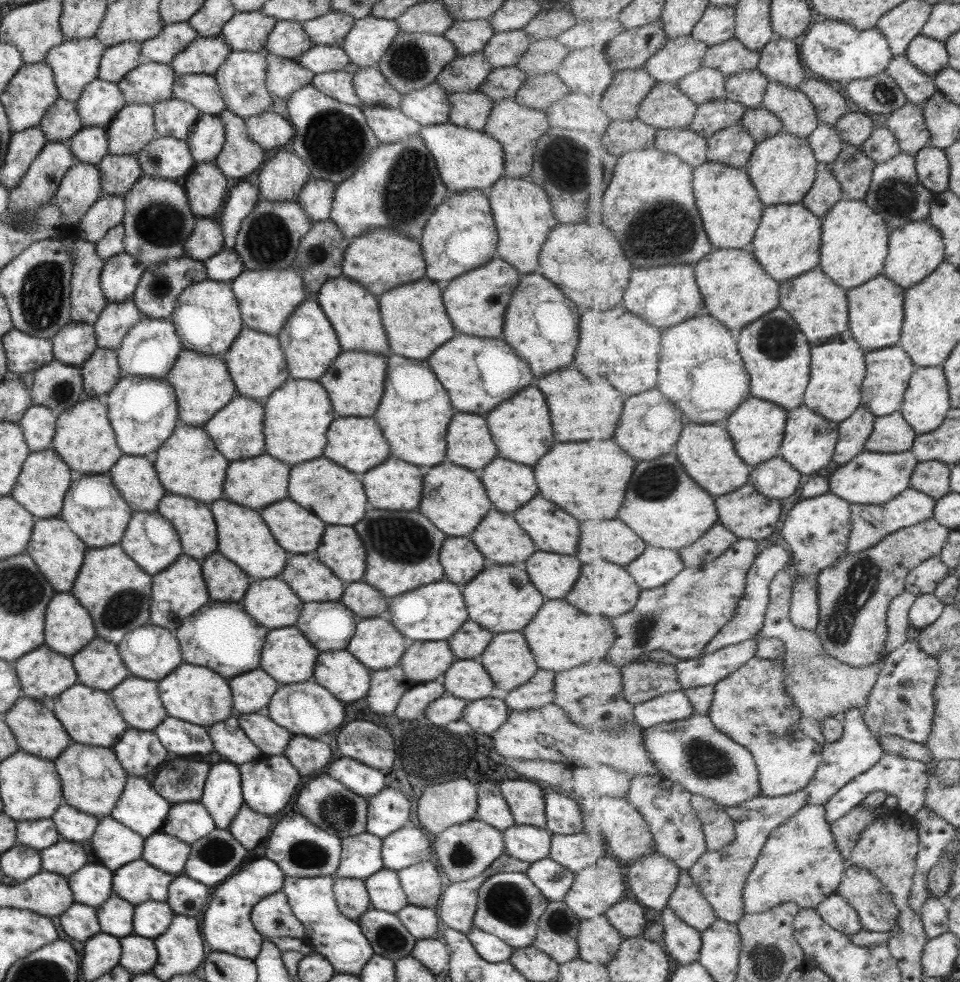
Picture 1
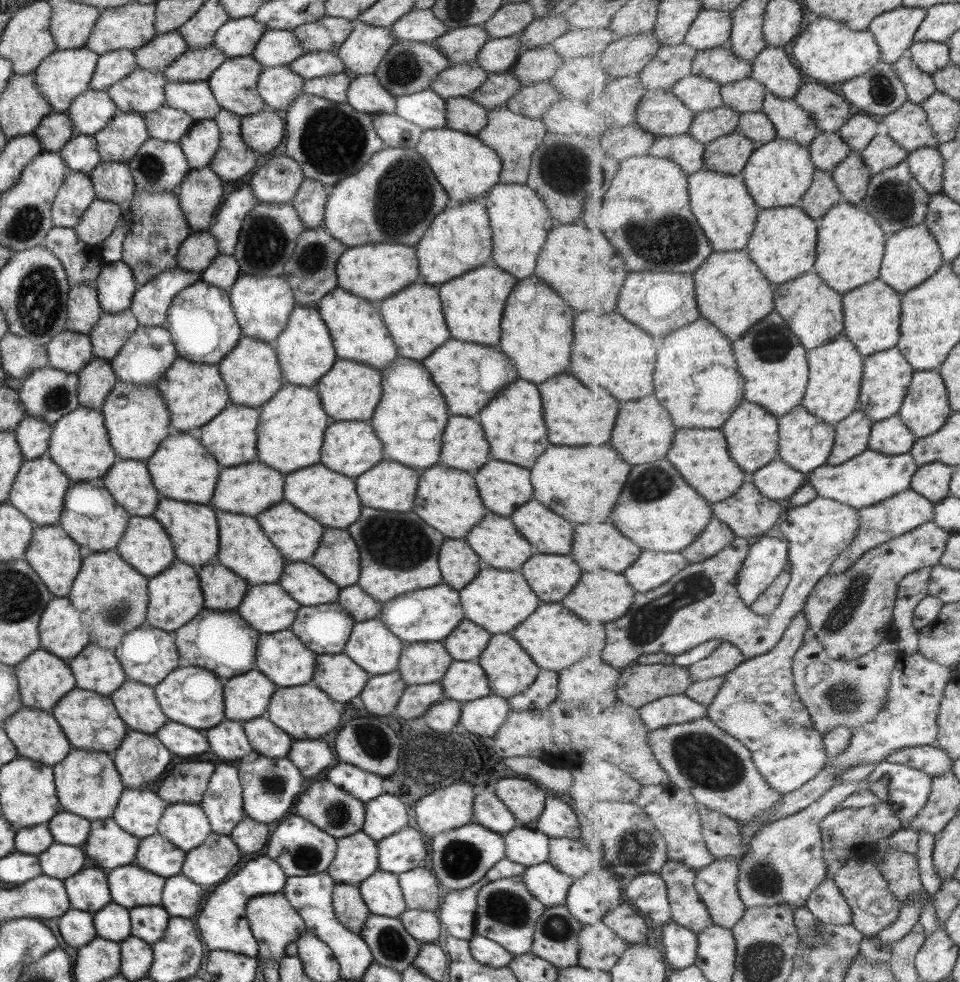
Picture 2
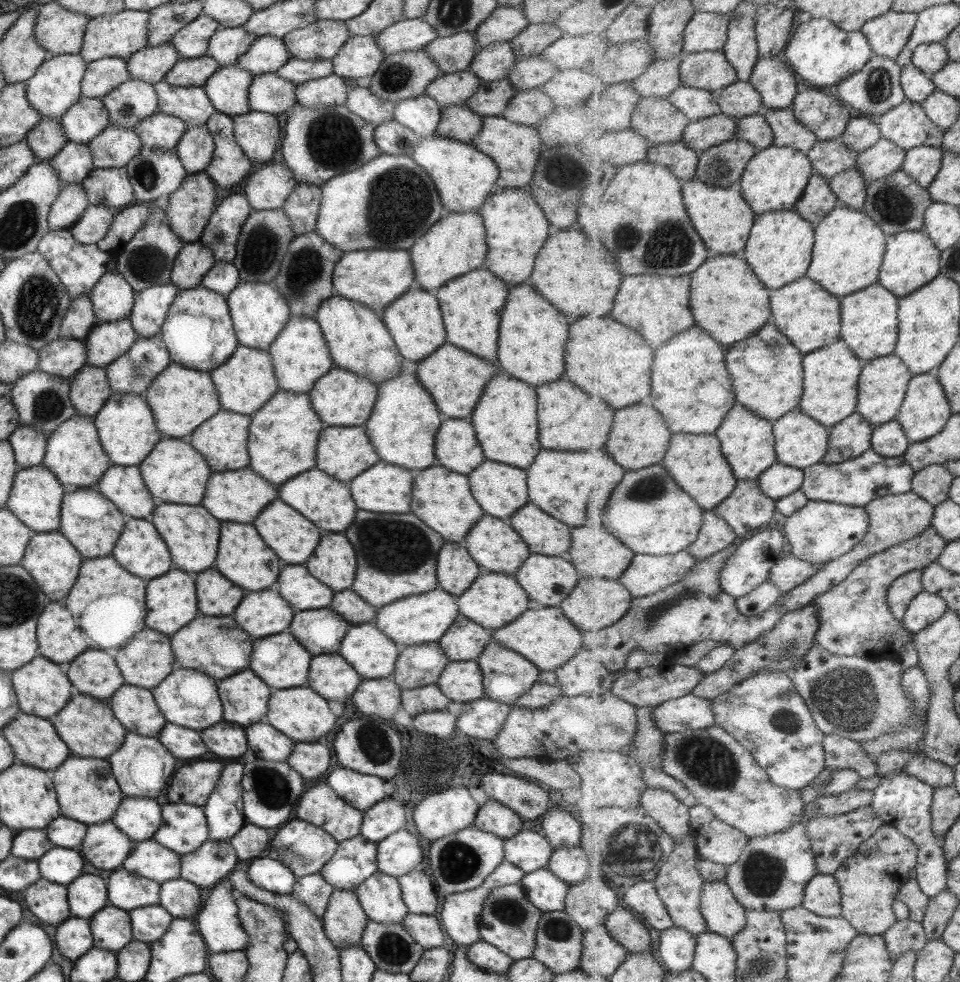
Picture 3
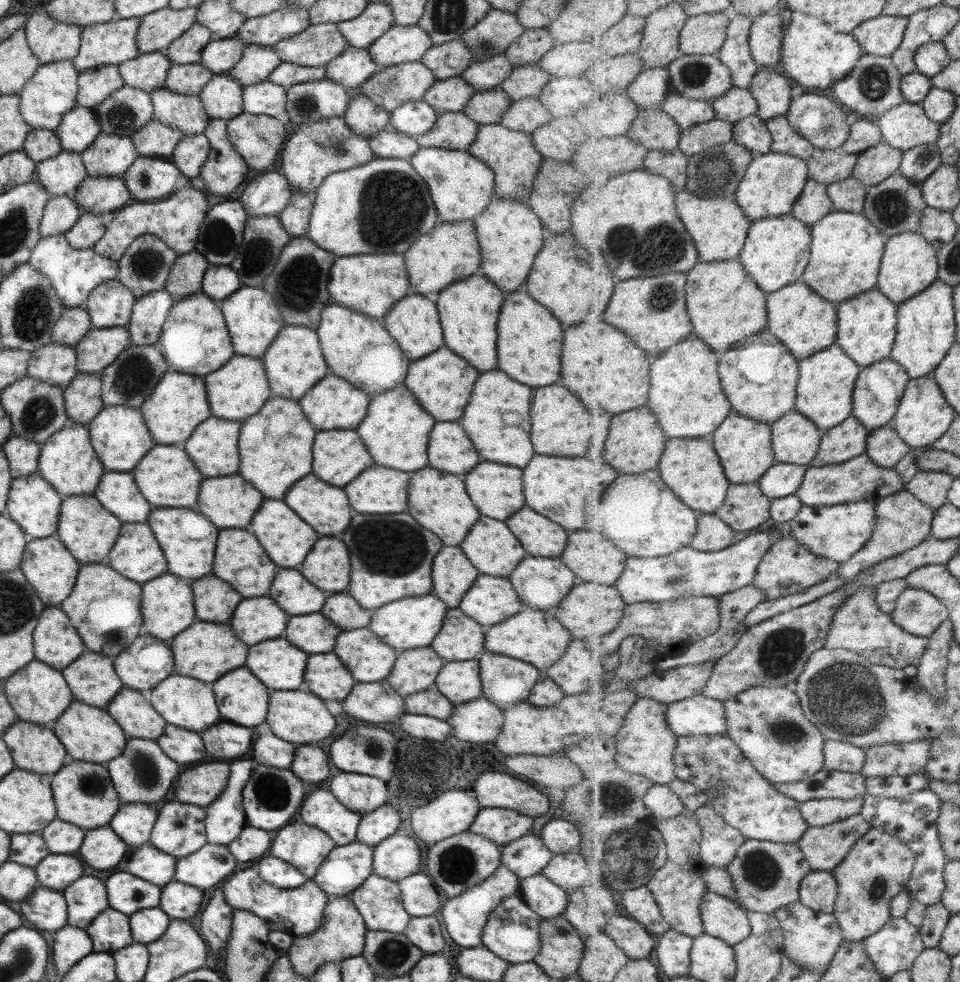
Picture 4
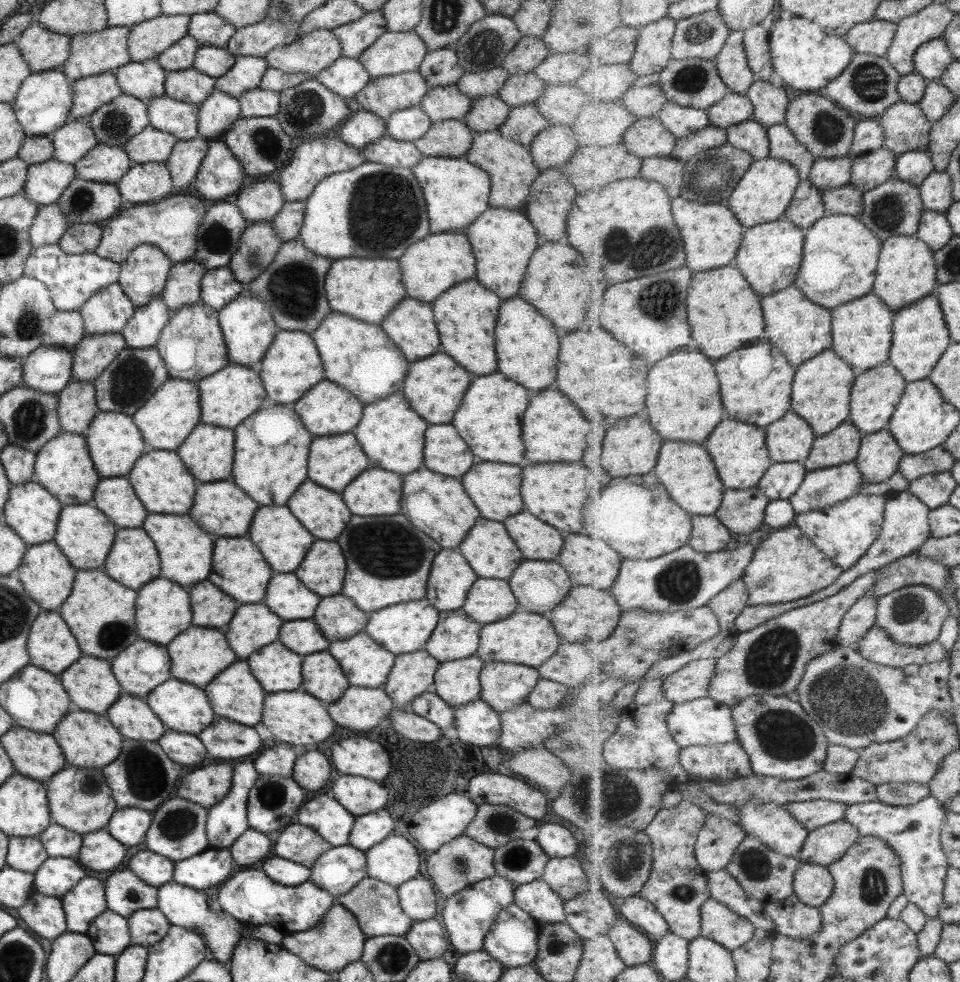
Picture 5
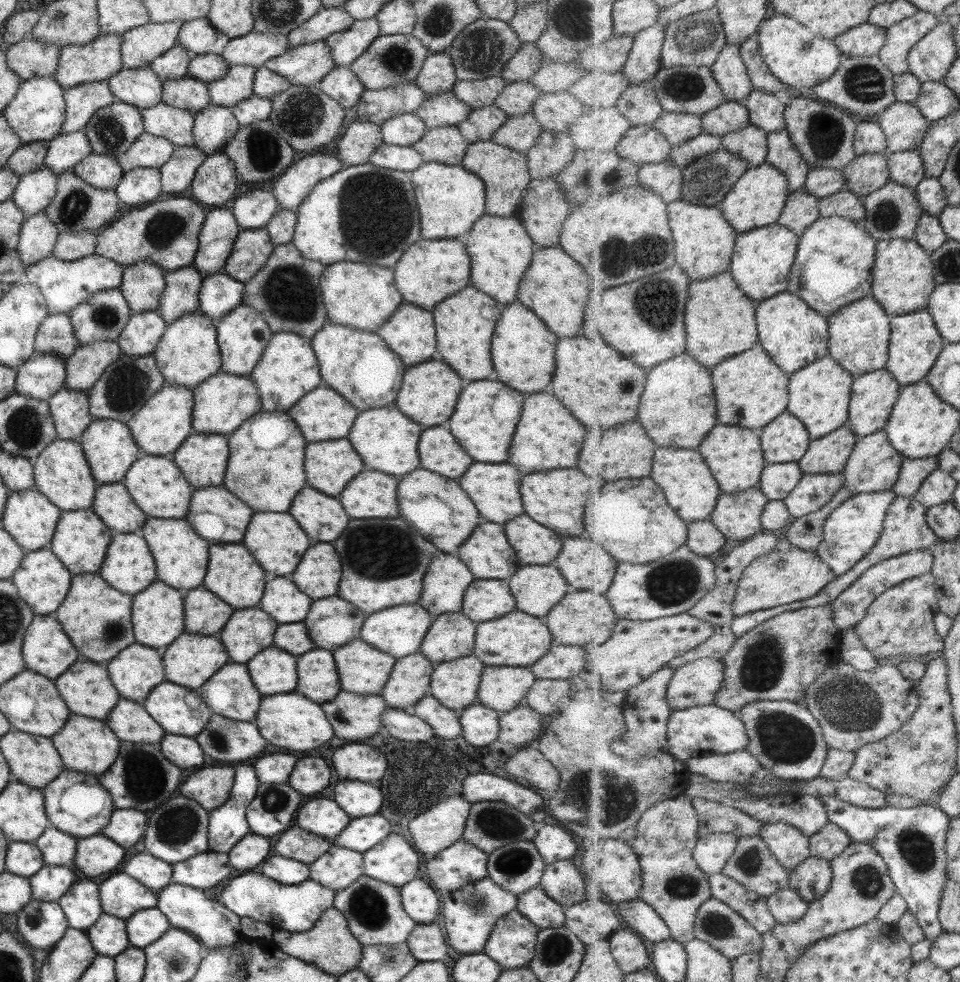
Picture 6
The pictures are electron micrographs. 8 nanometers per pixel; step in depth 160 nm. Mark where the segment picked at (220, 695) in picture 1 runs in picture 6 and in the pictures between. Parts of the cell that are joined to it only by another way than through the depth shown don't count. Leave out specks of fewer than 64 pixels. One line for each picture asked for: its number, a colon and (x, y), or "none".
2: (191, 696)
3: (188, 698)
4: (183, 702)
5: (181, 707)
6: (180, 711)

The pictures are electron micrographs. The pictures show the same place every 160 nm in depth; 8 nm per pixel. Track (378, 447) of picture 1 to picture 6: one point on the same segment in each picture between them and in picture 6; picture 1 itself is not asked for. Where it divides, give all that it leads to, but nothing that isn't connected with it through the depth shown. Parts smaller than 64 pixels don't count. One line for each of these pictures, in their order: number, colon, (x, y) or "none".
2: (349, 447)
3: (342, 452)
4: (338, 456)
5: (333, 461)
6: (330, 464)

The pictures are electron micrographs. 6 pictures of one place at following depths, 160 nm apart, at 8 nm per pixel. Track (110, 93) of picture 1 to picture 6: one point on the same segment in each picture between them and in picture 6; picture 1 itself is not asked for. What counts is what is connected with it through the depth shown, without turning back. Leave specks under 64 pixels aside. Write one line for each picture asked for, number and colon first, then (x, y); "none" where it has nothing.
2: (90, 112)
3: (84, 120)
4: (77, 130)
5: (71, 142)
6: (64, 151)

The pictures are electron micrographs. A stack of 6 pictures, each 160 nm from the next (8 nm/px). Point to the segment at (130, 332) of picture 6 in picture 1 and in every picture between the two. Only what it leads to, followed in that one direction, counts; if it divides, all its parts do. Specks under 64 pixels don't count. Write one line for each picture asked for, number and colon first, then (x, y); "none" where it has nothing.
1: (160, 284)
2: (149, 304)
3: (150, 306)
4: (149, 312)
5: (142, 330)

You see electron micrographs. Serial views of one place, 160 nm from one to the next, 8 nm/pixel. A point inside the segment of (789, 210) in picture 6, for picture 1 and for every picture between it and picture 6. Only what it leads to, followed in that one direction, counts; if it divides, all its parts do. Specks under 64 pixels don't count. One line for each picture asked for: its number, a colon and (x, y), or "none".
1: (826, 192)
2: (824, 193)
3: (819, 200)
4: (814, 204)
5: (808, 207)

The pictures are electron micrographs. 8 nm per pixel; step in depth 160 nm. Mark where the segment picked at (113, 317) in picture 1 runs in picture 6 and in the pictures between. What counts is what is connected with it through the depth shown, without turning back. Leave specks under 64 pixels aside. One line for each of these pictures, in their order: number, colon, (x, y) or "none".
2: (110, 332)
3: (105, 342)
4: (97, 348)
5: (92, 353)
6: (83, 368)

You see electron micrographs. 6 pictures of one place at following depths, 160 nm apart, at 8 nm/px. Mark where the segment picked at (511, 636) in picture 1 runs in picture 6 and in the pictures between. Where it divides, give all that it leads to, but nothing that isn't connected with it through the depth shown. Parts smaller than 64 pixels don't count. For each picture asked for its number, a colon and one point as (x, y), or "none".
2: (508, 670)
3: (506, 676)
4: (504, 682)
5: (503, 686)
6: (501, 688)

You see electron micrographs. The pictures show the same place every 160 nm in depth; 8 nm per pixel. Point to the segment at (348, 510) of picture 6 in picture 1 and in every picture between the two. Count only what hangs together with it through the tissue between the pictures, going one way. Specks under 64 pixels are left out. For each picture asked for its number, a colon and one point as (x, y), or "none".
1: (393, 485)
2: (389, 486)
3: (384, 488)
4: (378, 490)
5: (374, 492)

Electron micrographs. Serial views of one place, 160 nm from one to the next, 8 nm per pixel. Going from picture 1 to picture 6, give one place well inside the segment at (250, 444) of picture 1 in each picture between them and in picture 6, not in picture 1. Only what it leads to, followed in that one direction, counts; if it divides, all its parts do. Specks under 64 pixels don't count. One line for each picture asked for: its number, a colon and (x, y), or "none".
2: (229, 437)
3: (221, 440)
4: (212, 447)
5: (207, 451)
6: (201, 458)

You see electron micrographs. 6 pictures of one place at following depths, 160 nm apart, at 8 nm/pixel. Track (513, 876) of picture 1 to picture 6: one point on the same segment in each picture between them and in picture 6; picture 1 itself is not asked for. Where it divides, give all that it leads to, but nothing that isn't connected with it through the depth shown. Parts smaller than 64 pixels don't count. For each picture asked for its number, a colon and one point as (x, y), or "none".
2: (506, 913)
3: (508, 921)
4: (511, 933)
5: (511, 941)
6: (511, 942)

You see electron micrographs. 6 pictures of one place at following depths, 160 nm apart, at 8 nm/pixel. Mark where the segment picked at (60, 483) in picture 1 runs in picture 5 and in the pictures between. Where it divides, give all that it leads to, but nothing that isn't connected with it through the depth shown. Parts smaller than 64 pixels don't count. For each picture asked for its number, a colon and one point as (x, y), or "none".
2: (37, 492)
3: (35, 496)
4: (31, 503)
5: (30, 511)

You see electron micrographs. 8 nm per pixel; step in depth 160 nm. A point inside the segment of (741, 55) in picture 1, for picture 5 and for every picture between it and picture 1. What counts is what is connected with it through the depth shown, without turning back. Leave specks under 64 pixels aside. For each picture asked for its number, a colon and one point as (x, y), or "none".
2: (721, 64)
3: (711, 70)
4: (702, 77)
5: (696, 83)

